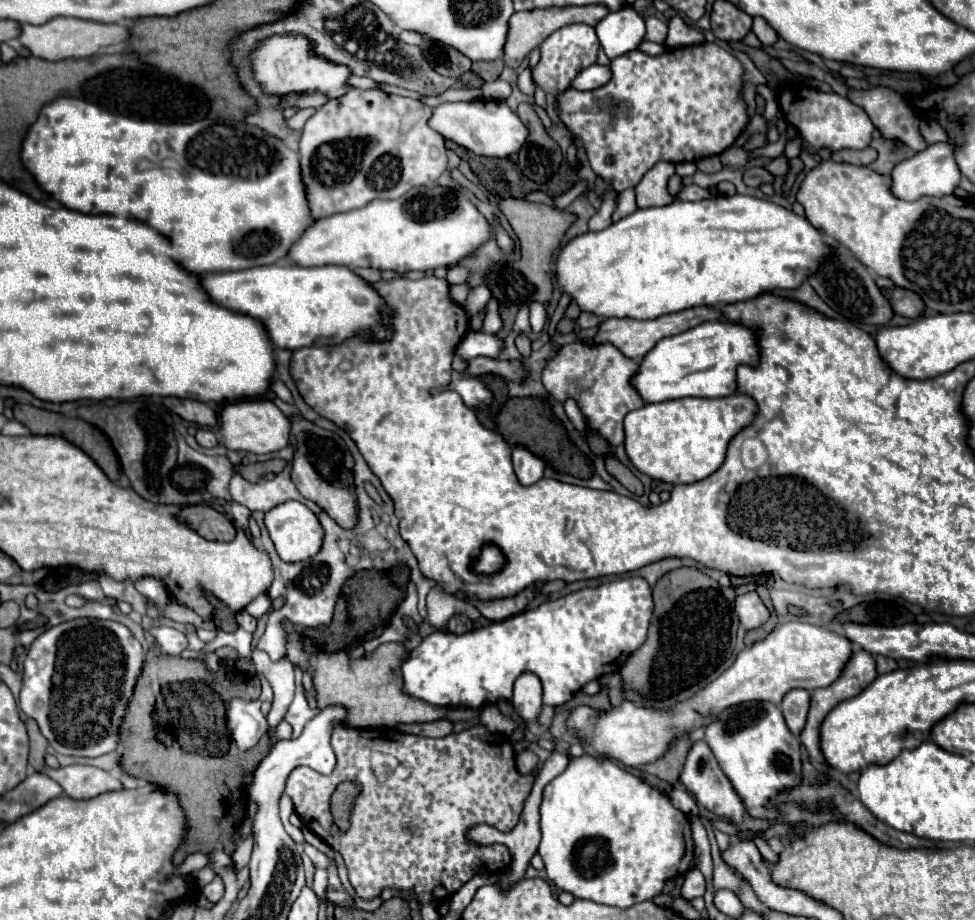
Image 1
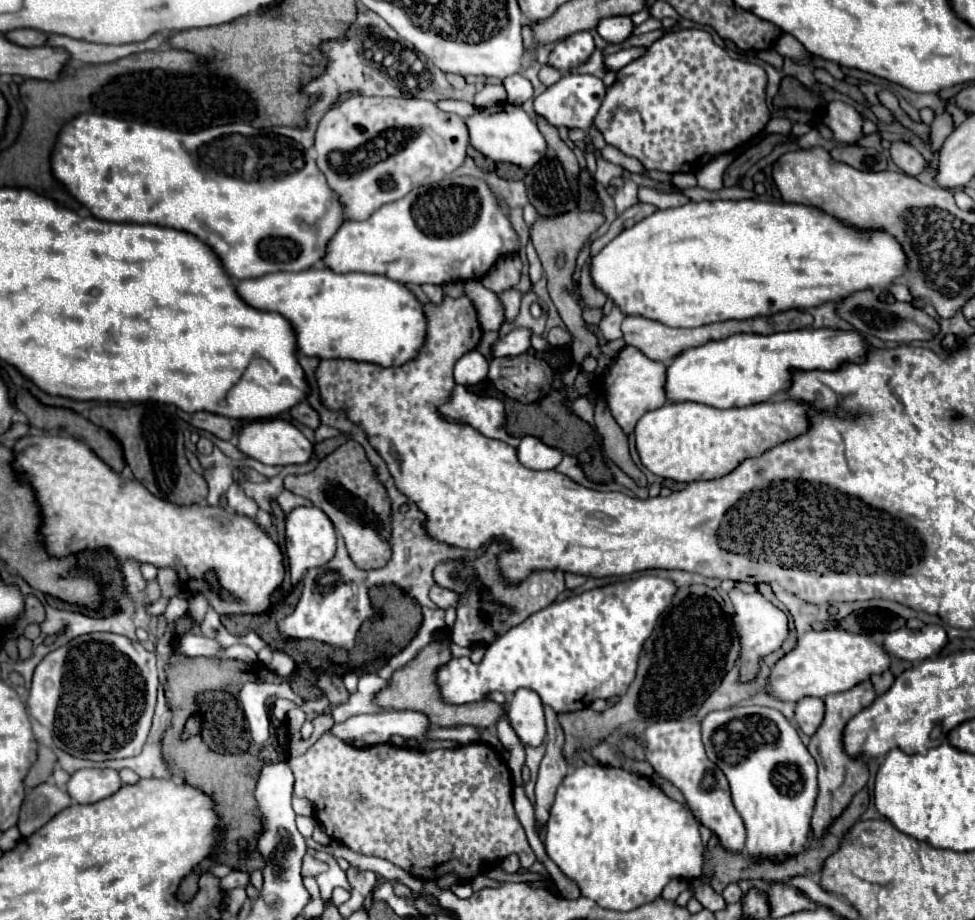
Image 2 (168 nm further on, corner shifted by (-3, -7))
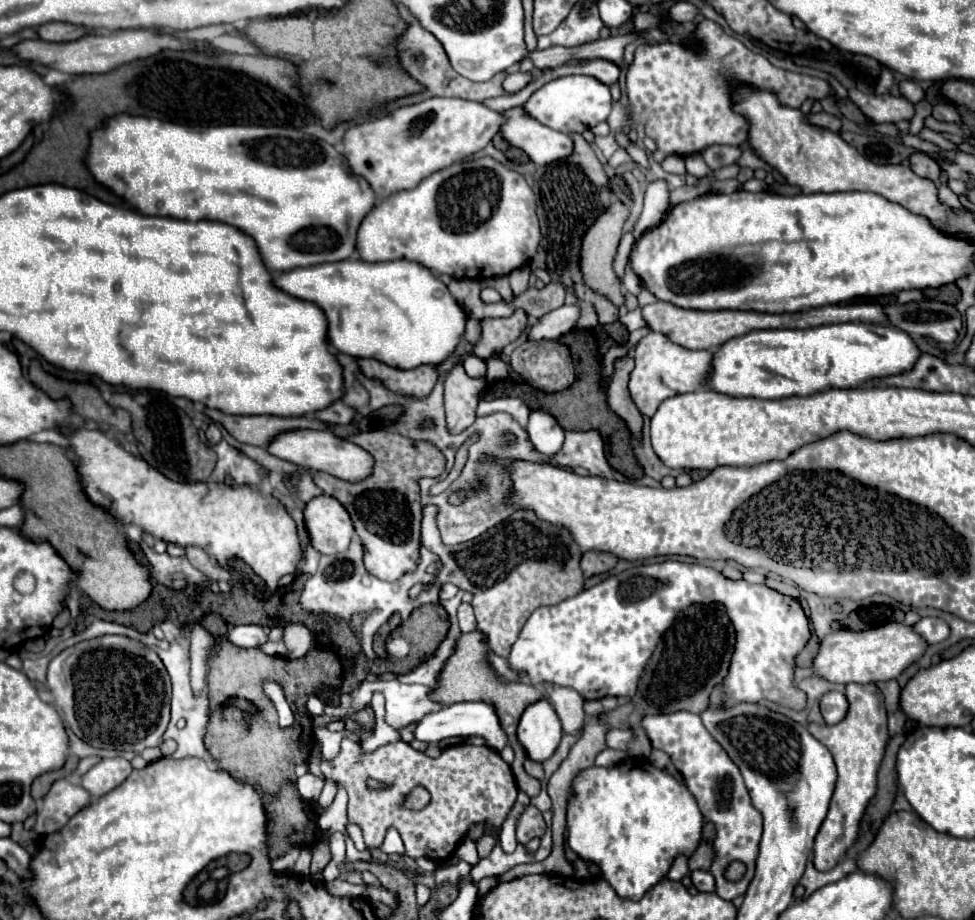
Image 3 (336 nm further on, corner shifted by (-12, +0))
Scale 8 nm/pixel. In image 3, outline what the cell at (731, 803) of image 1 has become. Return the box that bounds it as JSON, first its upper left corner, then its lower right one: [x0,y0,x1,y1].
[641,712,763,900]

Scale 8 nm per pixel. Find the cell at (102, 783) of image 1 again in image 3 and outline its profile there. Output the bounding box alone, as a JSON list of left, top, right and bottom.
[81,758,131,798]

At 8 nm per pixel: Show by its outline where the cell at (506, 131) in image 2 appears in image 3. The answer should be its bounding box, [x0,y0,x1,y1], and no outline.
[501,108,573,166]

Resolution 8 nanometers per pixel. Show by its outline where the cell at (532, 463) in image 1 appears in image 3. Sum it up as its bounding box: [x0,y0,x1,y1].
[527,408,565,456]

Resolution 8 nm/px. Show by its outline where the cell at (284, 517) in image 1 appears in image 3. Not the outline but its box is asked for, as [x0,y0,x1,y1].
[305,494,355,554]

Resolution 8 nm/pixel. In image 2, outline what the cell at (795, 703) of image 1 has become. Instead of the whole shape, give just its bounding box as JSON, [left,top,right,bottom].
[794,697,824,735]

